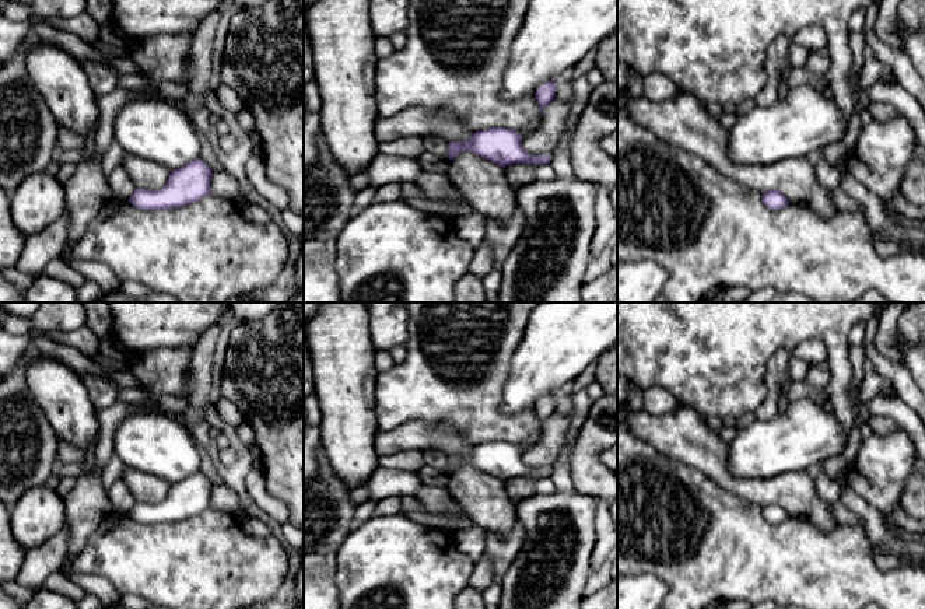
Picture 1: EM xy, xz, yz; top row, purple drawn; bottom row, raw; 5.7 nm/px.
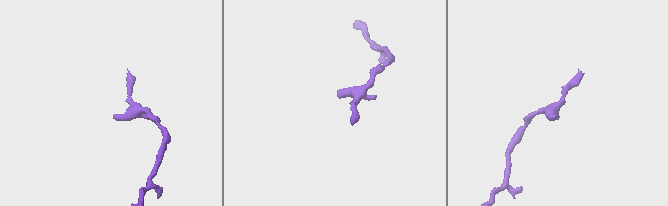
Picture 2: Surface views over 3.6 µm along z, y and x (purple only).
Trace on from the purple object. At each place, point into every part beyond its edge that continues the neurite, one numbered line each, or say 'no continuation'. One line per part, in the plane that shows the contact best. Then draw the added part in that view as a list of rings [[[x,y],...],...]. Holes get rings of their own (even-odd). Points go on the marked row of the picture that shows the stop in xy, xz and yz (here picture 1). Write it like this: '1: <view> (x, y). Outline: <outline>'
no continuation

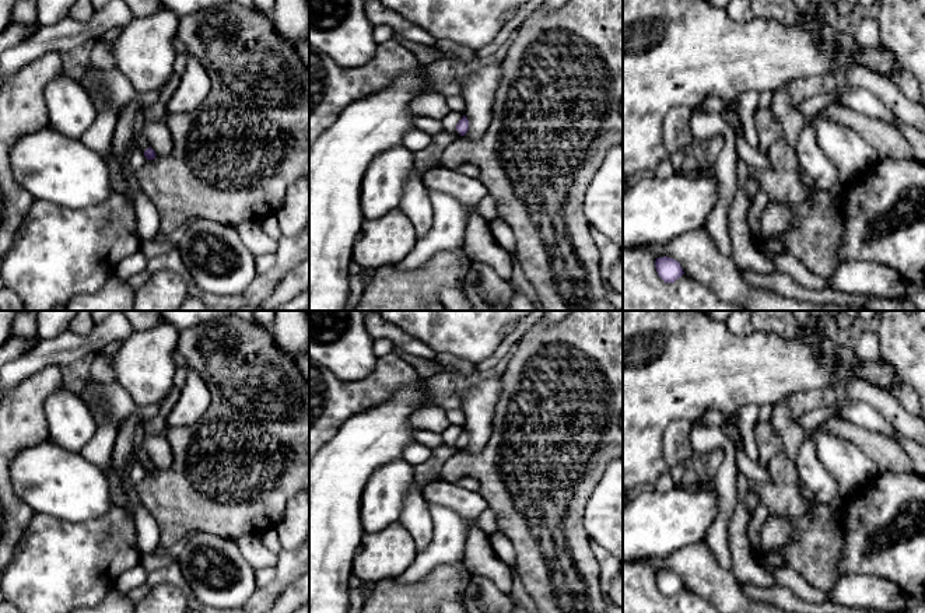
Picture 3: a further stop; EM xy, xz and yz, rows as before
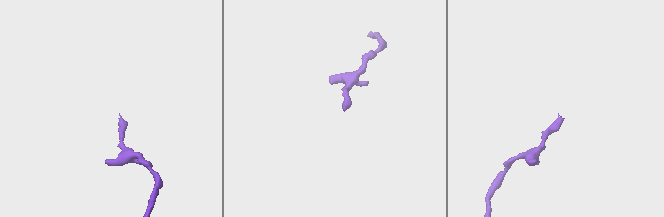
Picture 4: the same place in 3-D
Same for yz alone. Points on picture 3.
no continuation

